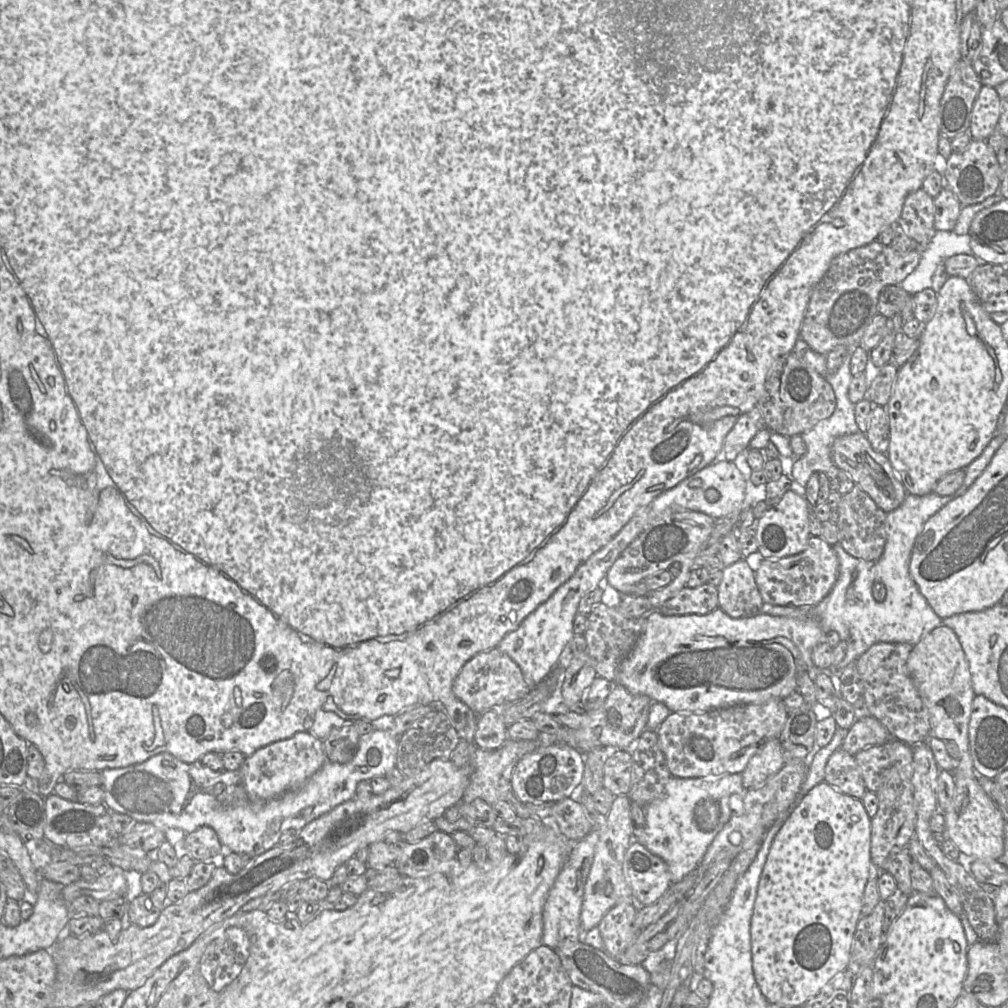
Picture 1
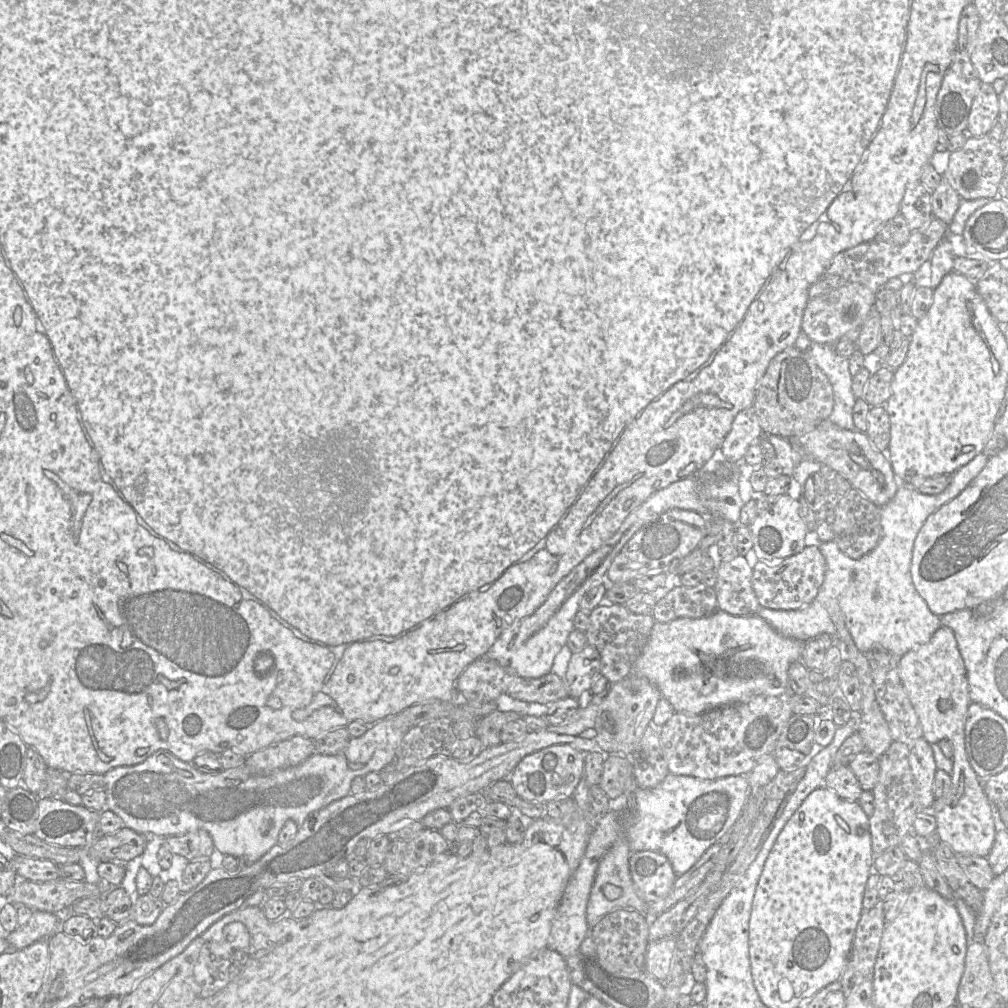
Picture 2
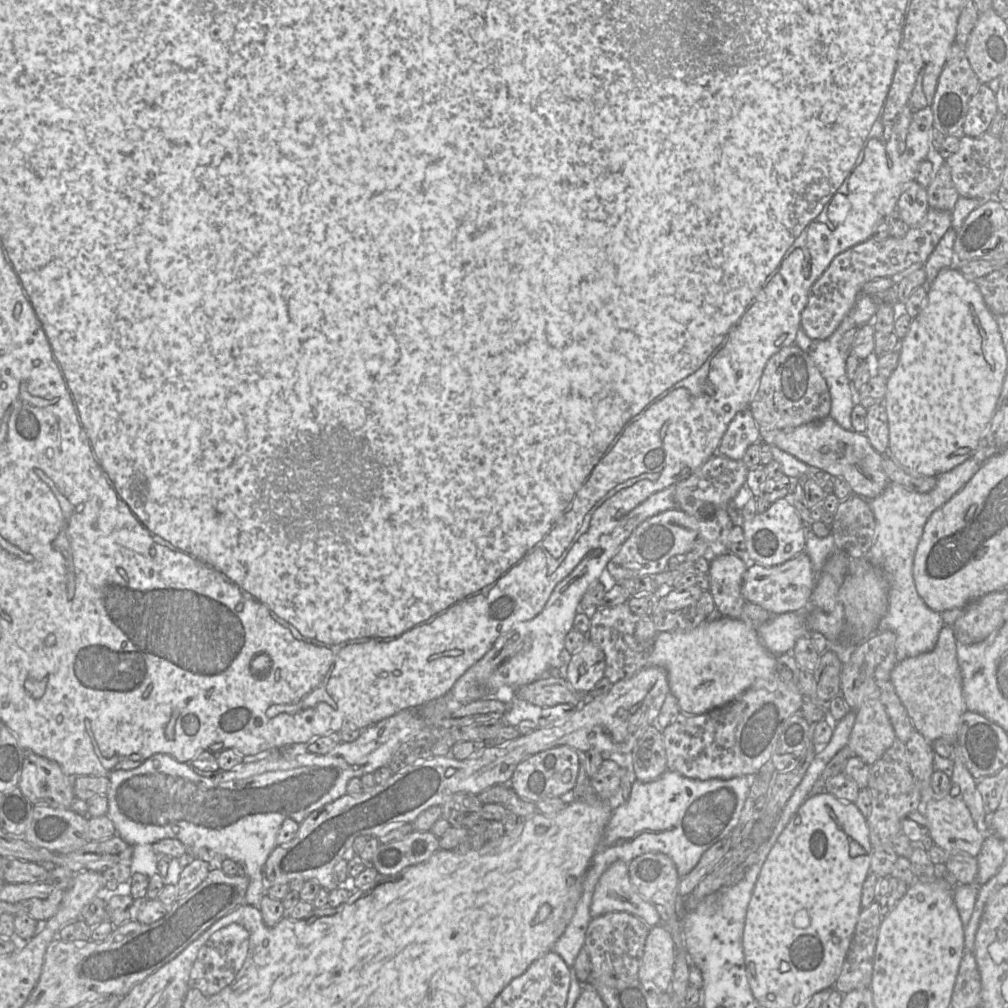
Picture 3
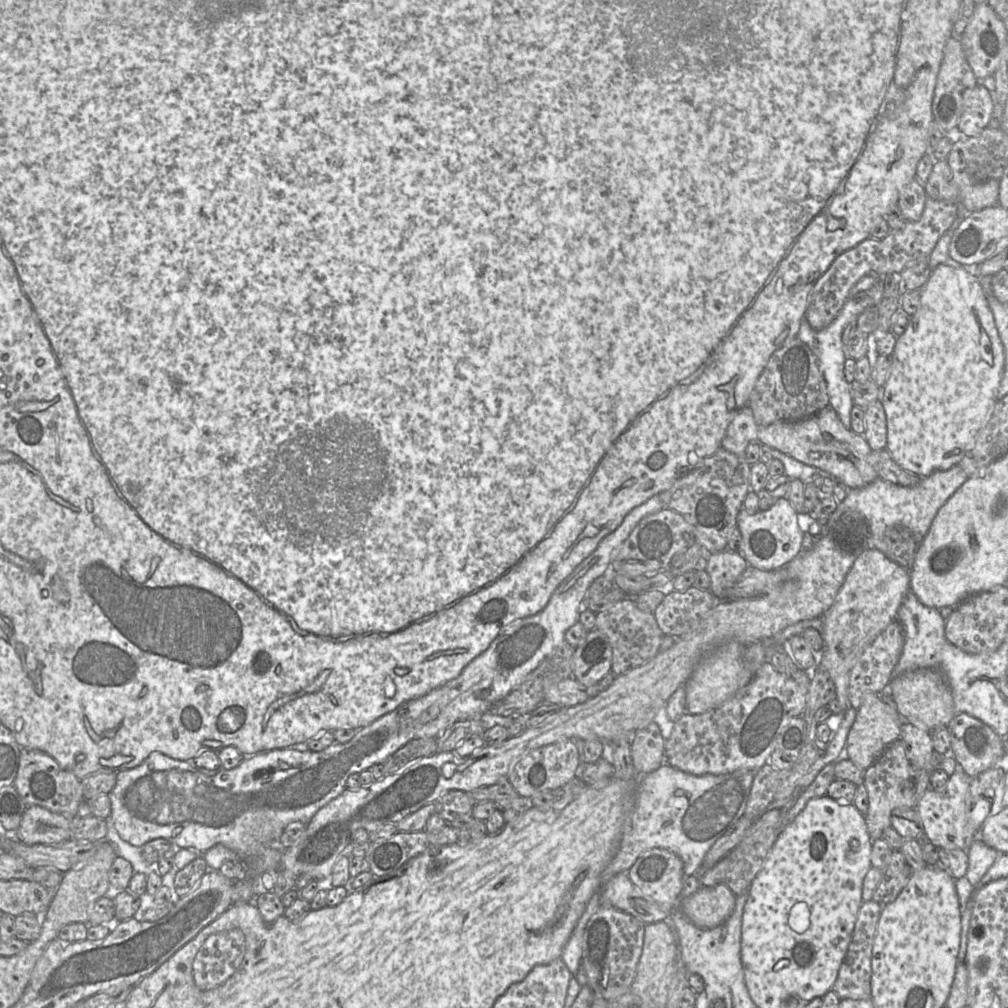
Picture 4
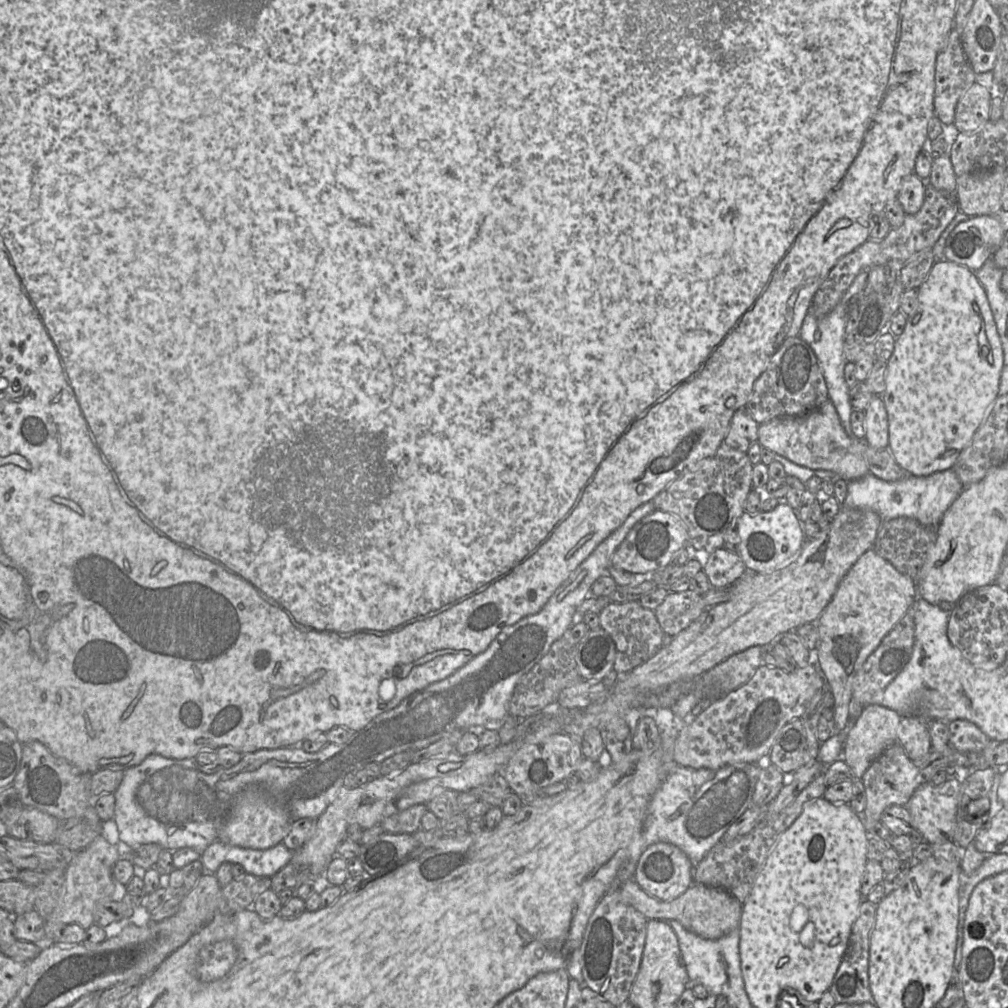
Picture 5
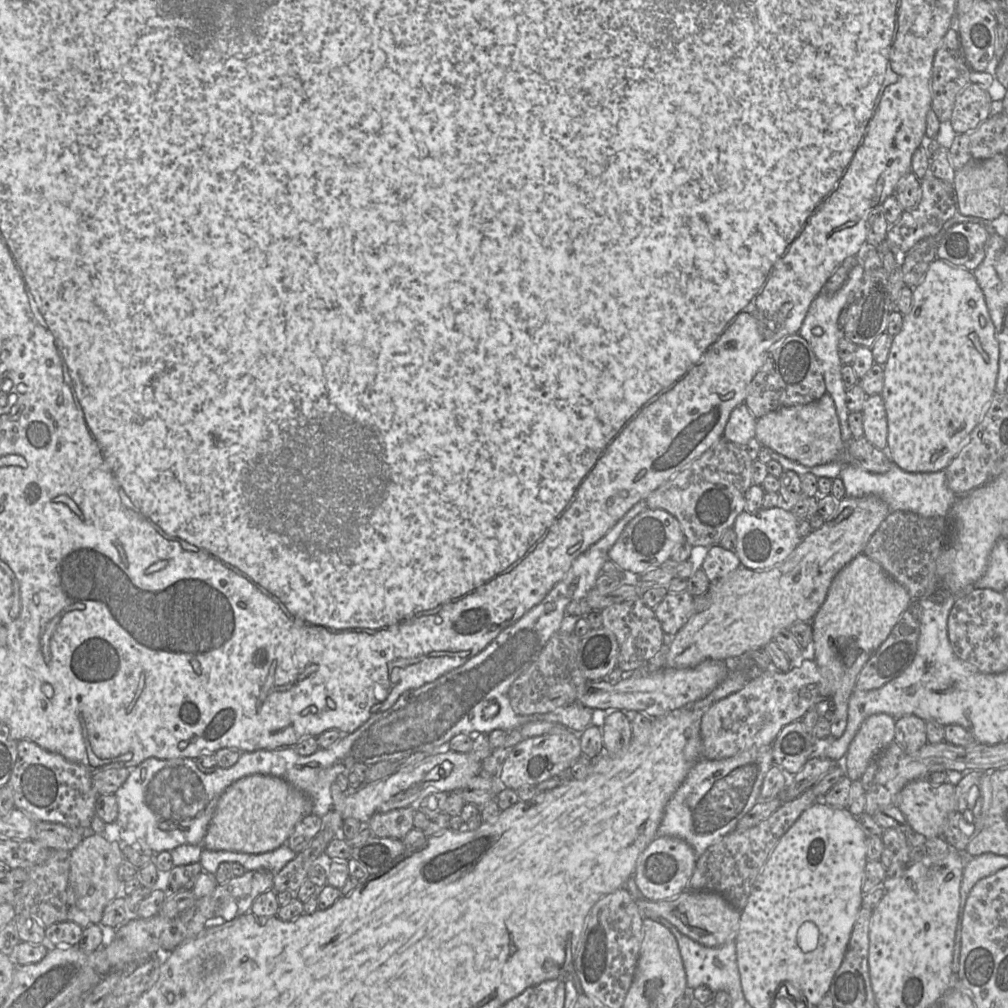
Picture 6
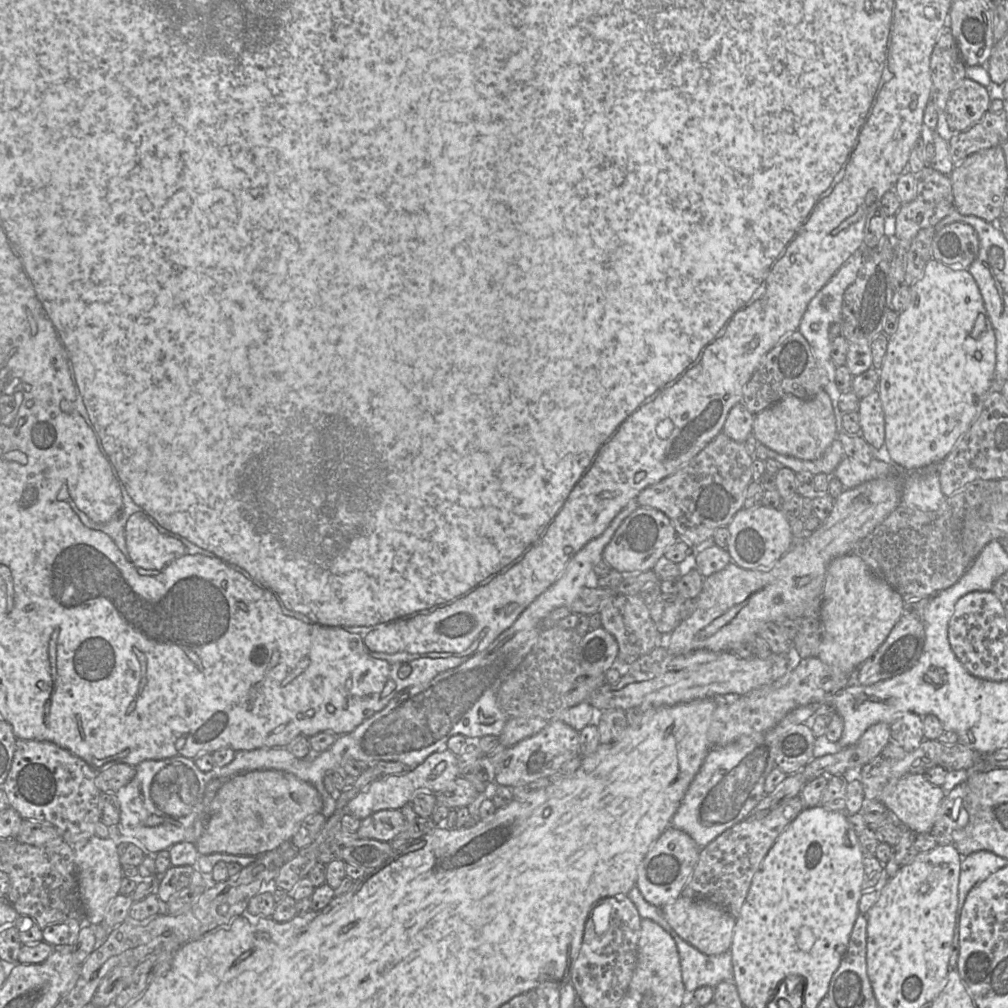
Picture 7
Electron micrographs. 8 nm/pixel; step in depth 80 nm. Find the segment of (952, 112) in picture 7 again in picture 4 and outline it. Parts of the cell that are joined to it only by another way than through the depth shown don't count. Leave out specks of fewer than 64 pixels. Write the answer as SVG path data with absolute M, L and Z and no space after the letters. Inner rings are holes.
M978 83L964 95L958 131L961 136L977 136L988 127L994 110L994 93Z

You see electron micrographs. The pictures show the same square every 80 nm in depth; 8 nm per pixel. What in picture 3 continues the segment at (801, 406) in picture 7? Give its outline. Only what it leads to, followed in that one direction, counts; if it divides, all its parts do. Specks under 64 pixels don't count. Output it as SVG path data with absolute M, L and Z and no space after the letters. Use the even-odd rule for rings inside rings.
M830 416L793 429L762 431L761 441L777 446L833 477L843 478L850 485L851 494L866 500L879 496L890 483L883 469L883 455L872 447L865 433L846 430Z

